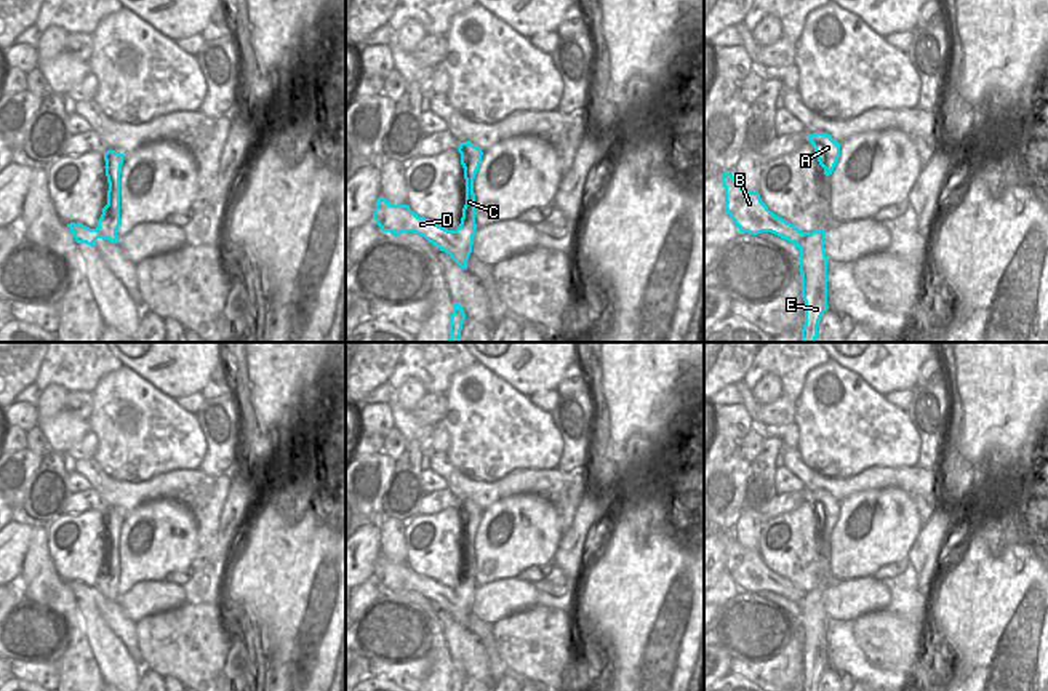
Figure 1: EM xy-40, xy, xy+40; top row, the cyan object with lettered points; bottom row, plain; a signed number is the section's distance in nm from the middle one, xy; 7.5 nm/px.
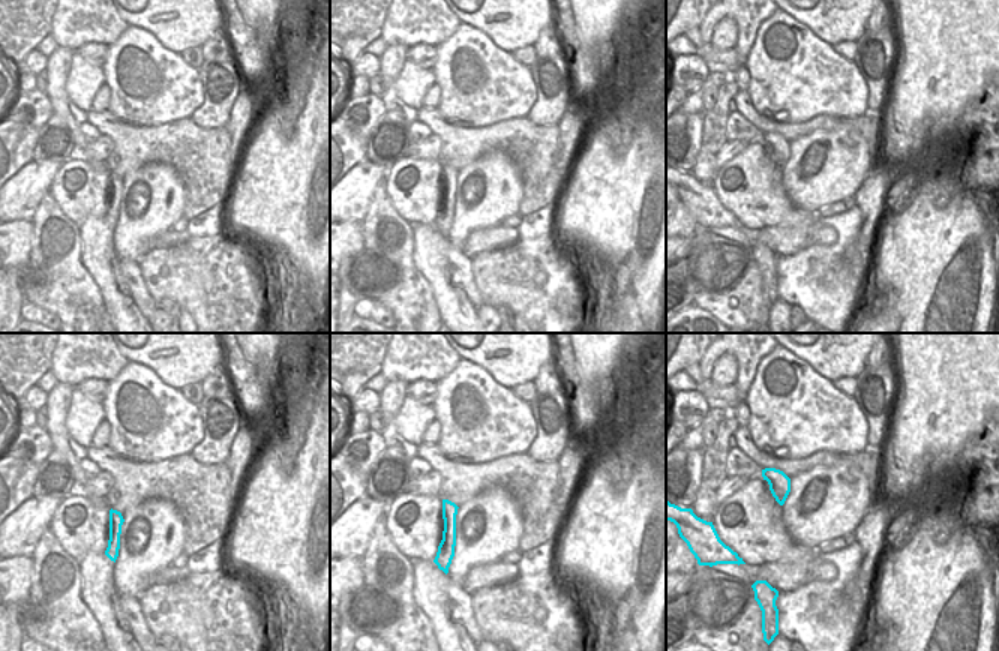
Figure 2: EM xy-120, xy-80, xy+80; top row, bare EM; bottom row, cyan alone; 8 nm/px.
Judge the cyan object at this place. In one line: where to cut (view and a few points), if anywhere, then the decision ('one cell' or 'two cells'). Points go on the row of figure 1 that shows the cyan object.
cut xy (455, 231), (455, 245), (461, 253), (458, 258); two cells

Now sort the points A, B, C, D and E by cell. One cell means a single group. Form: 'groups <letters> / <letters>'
groups A C E / B D

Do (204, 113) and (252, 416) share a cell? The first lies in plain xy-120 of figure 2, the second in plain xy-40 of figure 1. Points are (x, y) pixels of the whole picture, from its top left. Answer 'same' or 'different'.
different

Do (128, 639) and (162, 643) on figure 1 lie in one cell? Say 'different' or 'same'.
different

